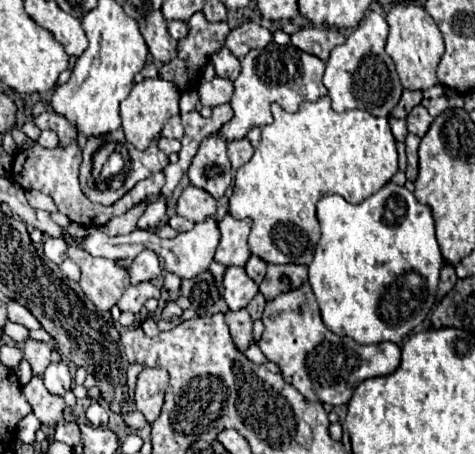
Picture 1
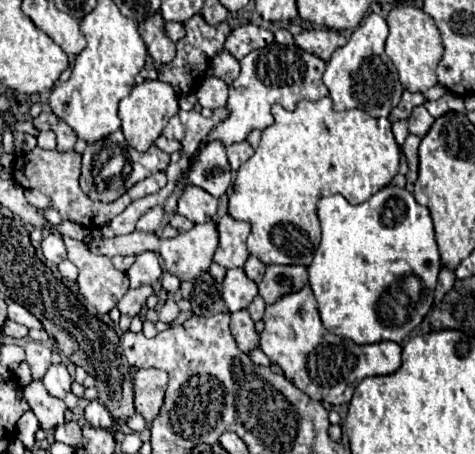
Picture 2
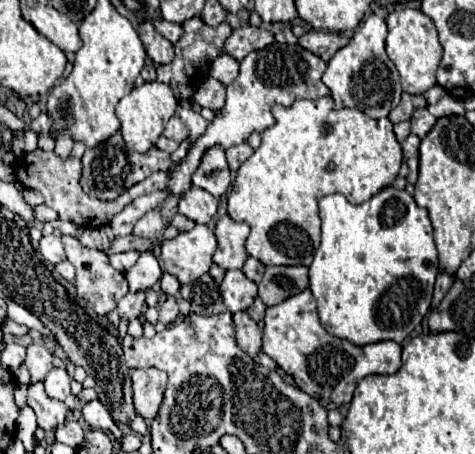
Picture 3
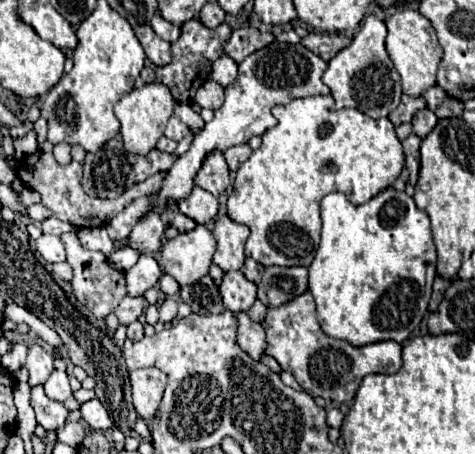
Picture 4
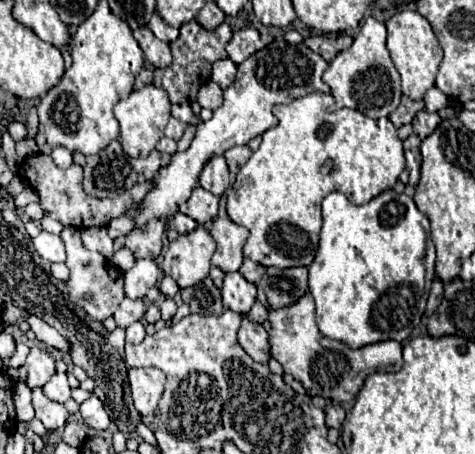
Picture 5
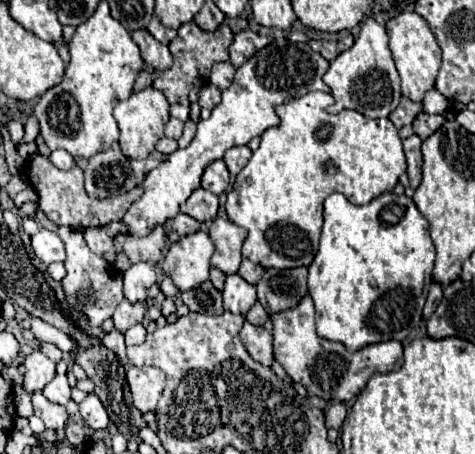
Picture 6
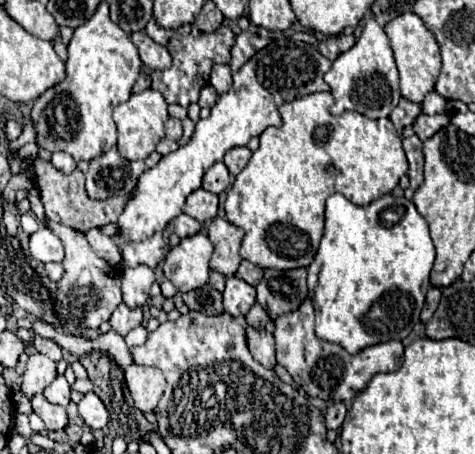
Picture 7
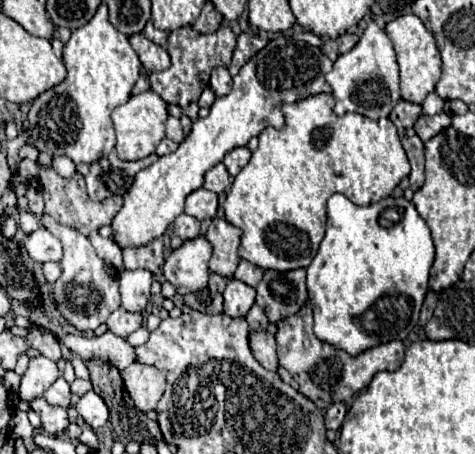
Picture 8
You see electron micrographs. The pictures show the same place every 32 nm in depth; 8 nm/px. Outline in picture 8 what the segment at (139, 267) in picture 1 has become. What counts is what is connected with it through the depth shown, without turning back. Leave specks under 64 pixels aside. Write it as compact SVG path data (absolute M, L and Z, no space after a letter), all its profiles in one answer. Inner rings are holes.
M124 270L120 274L120 296L122 296L122 308L128 312L144 312L146 304L150 300L150 284L152 284L152 272L148 270Z

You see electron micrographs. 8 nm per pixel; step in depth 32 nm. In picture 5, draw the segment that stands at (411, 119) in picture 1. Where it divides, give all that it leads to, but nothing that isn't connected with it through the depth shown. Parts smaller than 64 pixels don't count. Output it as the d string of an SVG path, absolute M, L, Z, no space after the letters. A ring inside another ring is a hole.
M422 110L422 112L418 112L418 114L414 116L414 120L412 120L414 134L418 134L418 136L424 140L426 136L430 136L430 134L436 130L436 126L438 126L440 122L442 122L442 118L440 118L438 114L430 114L430 112Z

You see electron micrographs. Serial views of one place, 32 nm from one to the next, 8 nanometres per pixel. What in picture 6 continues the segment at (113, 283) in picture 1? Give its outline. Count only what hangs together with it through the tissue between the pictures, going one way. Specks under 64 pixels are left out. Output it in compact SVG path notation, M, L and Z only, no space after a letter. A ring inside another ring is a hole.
M58 226L56 234L62 238L64 246L66 246L66 276L60 282L62 290L64 290L64 302L70 306L78 306L78 310L88 318L90 326L100 326L106 318L110 318L116 310L116 306L124 300L124 292L122 292L122 272L116 270L110 262L106 262L102 256L94 254L82 232L74 230L74 228L66 228L66 226Z

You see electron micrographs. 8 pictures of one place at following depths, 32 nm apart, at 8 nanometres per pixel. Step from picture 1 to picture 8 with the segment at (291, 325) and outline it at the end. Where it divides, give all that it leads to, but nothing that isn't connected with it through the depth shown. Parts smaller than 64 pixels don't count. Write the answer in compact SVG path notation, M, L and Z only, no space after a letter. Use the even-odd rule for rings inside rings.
M308 304L298 314L278 322L276 342L278 342L280 366L284 366L292 374L292 378L300 384L300 392L310 400L324 400L326 404L344 402L356 396L360 390L364 390L370 384L372 376L380 370L396 370L402 364L406 350L401 340L392 340L388 344L380 344L352 358L344 350L338 350L326 342L320 342L314 336L312 308Z

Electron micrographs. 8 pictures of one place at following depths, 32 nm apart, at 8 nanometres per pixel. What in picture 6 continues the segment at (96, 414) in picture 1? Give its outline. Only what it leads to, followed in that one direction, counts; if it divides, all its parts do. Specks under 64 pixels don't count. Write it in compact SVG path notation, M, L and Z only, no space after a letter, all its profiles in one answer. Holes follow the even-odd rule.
M90 392L82 402L80 402L80 416L84 418L84 422L92 428L92 430L100 430L100 428L108 428L108 412L102 406L100 398Z

